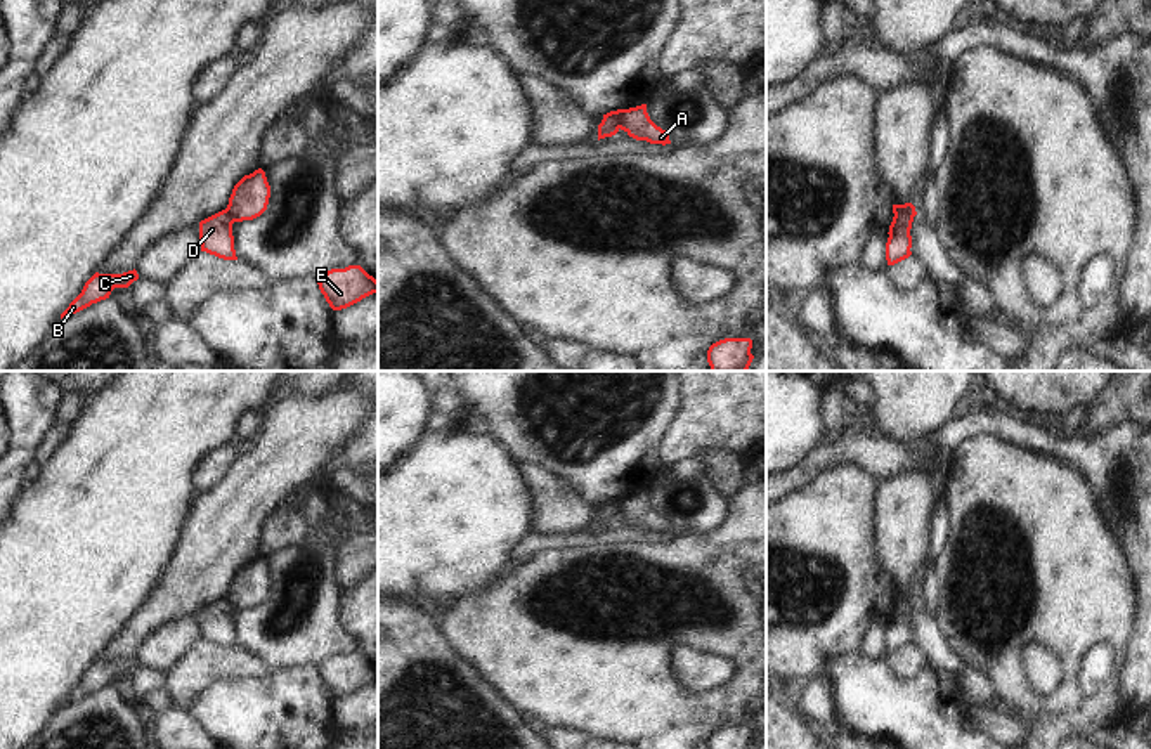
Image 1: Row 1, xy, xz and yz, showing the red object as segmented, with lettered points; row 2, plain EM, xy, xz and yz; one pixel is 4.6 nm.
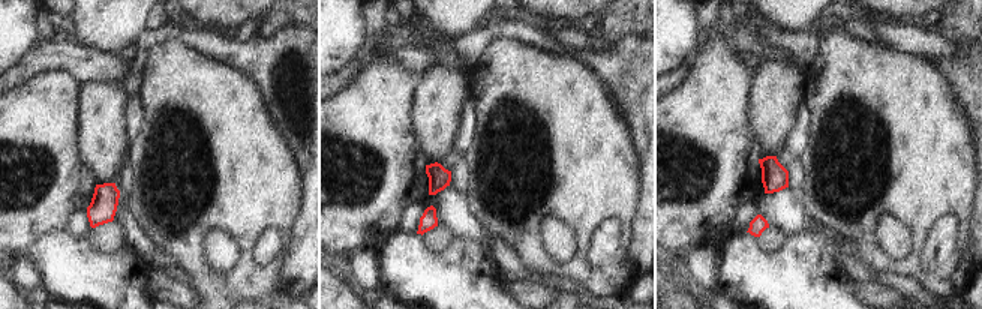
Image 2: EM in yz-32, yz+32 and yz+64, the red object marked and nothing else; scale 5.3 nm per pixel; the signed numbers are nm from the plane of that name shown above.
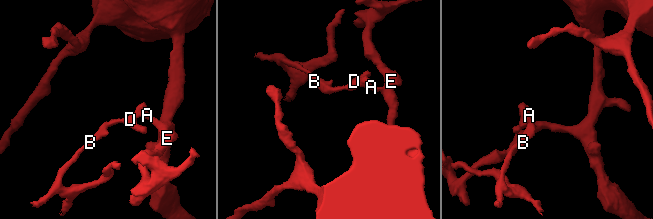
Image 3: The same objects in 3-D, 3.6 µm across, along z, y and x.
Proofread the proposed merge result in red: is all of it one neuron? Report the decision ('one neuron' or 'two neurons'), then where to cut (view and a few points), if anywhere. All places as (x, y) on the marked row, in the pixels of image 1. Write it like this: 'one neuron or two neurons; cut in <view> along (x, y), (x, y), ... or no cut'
two neurons; cut in yz along (914, 208), (895, 215)

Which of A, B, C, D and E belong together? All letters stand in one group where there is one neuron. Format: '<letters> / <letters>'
A E / B C D

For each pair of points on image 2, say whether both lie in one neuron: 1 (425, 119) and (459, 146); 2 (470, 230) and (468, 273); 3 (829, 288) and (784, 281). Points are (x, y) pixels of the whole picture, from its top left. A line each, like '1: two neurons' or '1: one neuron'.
1: two neurons
2: two neurons
3: one neuron

